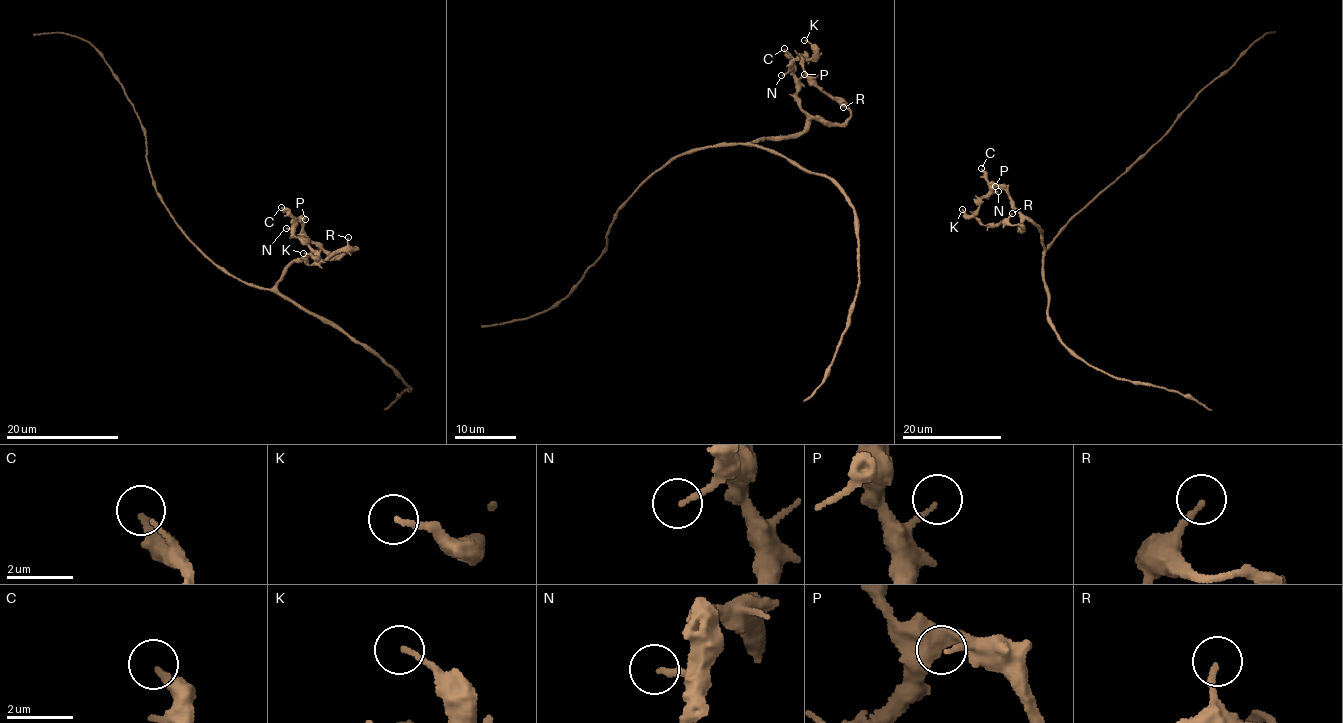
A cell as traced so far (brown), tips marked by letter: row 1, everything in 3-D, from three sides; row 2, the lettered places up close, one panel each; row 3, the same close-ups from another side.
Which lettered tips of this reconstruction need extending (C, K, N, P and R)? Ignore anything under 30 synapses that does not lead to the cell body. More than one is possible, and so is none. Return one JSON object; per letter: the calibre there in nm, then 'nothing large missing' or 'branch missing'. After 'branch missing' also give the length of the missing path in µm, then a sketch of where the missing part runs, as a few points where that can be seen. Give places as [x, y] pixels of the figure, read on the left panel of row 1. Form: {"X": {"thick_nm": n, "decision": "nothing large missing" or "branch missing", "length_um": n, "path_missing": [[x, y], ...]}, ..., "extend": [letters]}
{"C": {"thick_nm": 280, "decision": "nothing large missing"}, "K": {"thick_nm": 160, "decision": "nothing large missing"}, "N": {"thick_nm": 160, "decision": "nothing large missing"}, "P": {"thick_nm": 120, "decision": "nothing large missing"}, "R": {"thick_nm": 180, "decision": "nothing large missing"}, "extend": []}

